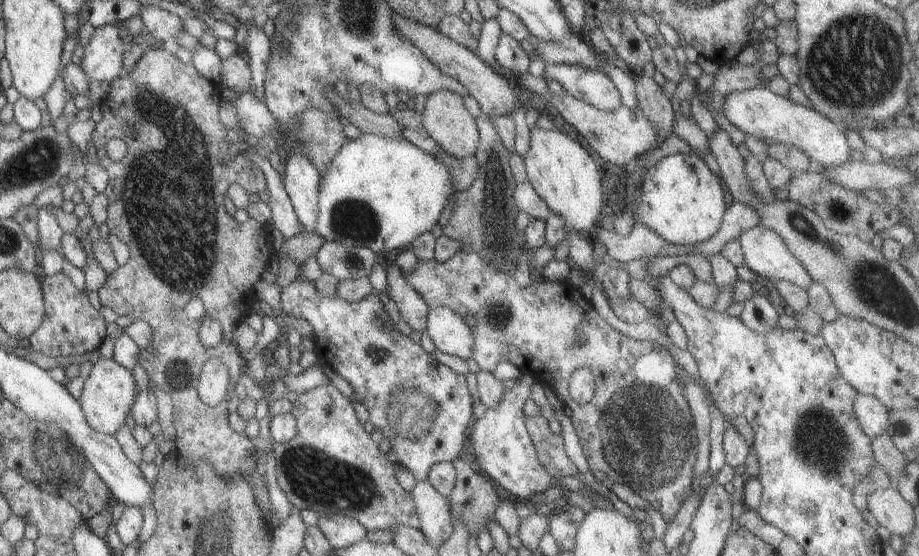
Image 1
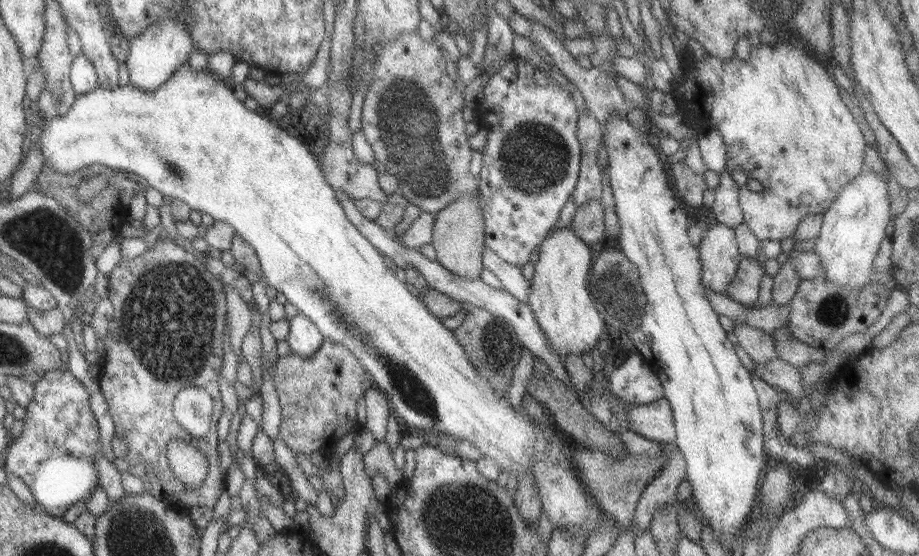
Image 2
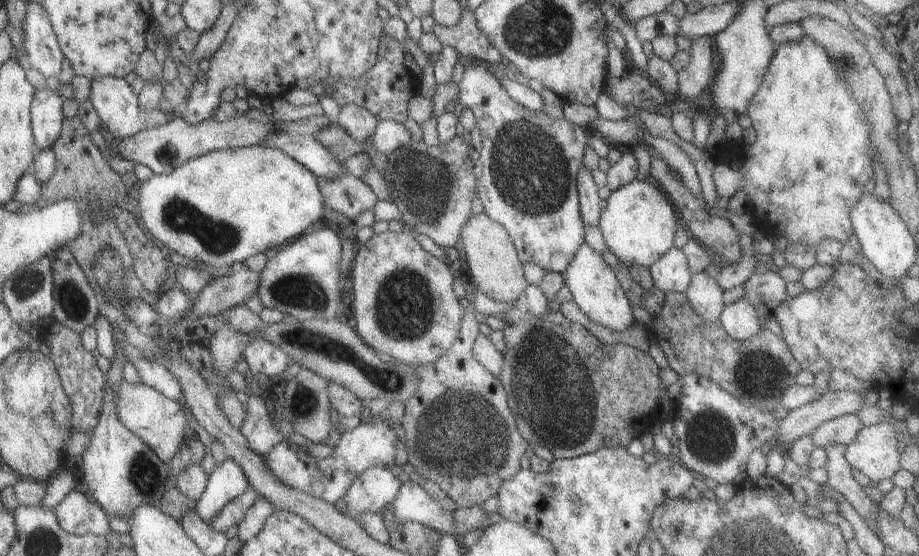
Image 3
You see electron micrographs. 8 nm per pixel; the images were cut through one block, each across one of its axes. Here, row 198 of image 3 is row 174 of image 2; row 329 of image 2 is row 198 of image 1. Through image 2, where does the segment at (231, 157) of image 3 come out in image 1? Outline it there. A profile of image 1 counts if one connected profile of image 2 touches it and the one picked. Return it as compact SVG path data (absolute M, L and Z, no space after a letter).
M361 133L359 137L347 139L339 148L339 151L331 158L329 165L320 173L316 195L316 220L314 221L314 229L312 230L312 233L319 236L323 241L329 243L335 242L345 247L353 246L369 248L369 250L377 256L381 257L384 253L389 252L389 250L404 249L407 244L411 243L420 234L431 231L434 224L437 223L448 196L453 195L454 192L454 189L451 187L448 171L442 166L442 163L439 163L431 155L412 146L403 138L387 139L370 133Z

